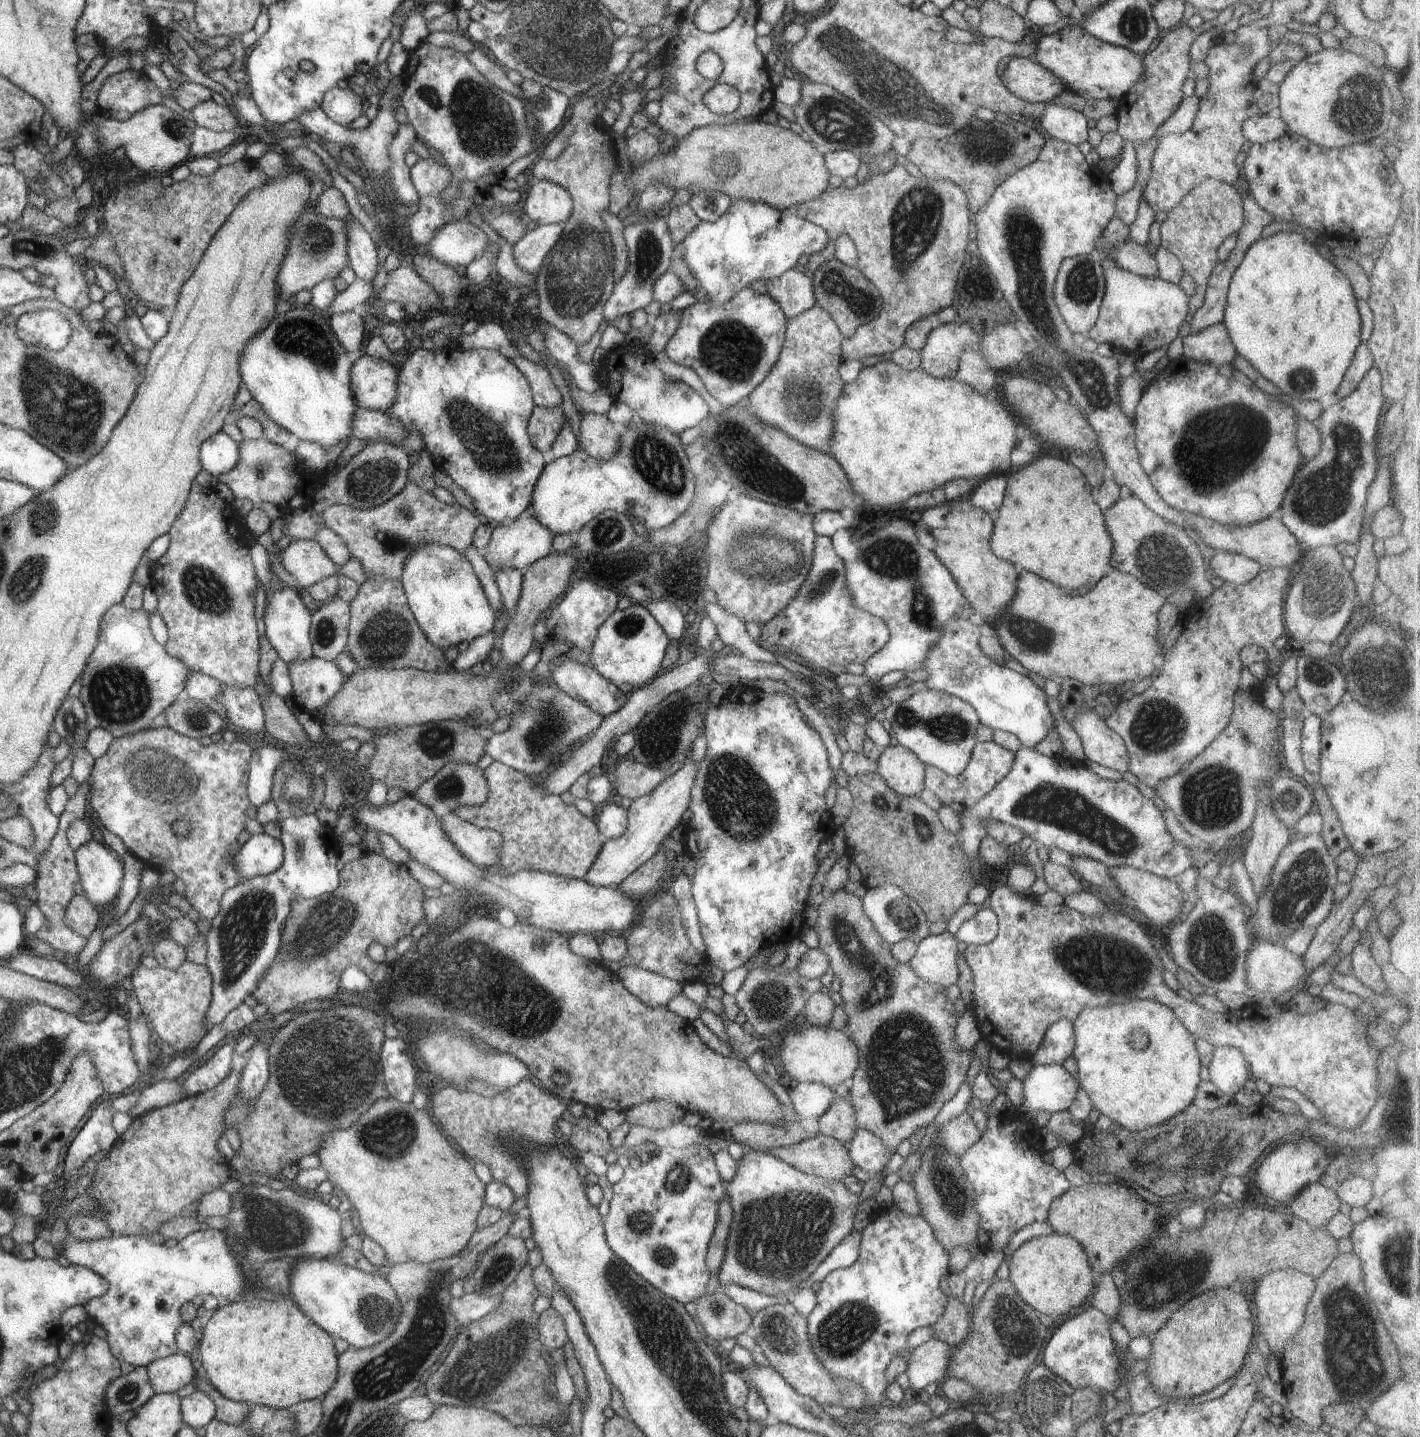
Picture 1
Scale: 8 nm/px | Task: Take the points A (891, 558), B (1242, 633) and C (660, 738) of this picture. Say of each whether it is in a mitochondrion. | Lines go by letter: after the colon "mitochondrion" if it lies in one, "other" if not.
A: mitochondrion
B: other
C: mitochondrion

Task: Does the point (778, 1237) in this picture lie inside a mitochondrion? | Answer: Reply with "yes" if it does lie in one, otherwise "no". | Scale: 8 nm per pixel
yes

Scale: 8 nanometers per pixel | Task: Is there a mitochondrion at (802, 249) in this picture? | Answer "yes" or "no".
no

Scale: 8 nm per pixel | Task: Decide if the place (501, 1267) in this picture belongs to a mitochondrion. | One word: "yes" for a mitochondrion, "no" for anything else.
yes

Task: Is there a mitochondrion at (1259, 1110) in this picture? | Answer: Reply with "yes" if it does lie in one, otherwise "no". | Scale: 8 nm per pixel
no

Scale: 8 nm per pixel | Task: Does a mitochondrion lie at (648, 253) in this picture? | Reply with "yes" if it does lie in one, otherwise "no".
yes

